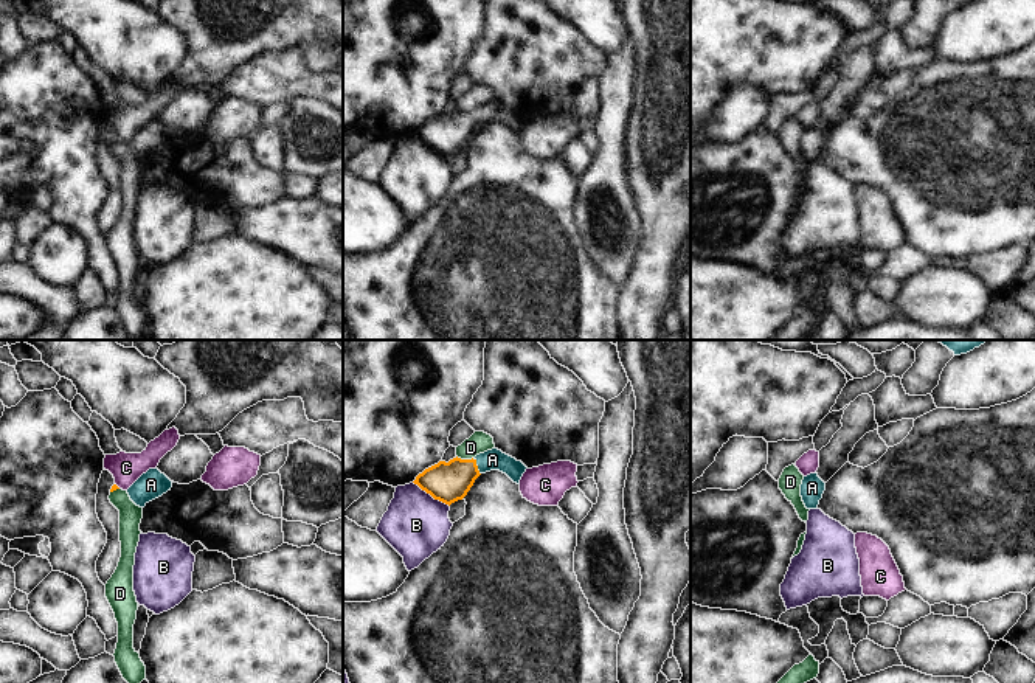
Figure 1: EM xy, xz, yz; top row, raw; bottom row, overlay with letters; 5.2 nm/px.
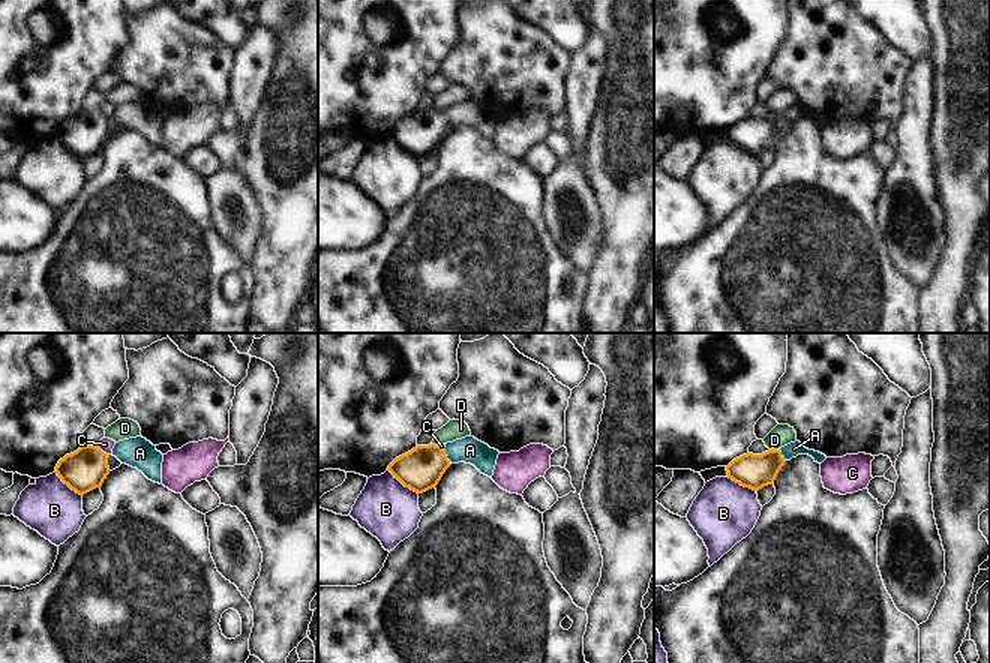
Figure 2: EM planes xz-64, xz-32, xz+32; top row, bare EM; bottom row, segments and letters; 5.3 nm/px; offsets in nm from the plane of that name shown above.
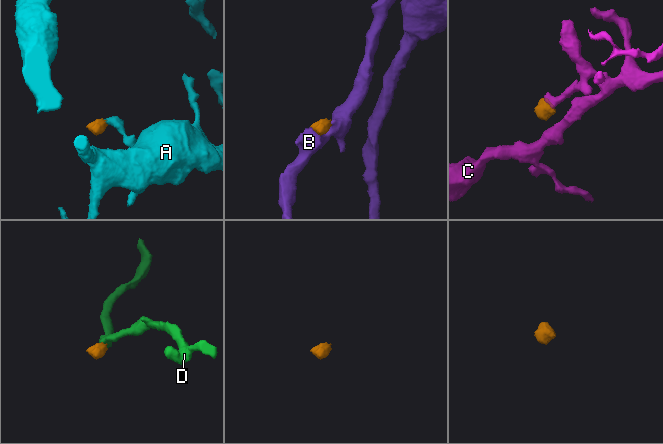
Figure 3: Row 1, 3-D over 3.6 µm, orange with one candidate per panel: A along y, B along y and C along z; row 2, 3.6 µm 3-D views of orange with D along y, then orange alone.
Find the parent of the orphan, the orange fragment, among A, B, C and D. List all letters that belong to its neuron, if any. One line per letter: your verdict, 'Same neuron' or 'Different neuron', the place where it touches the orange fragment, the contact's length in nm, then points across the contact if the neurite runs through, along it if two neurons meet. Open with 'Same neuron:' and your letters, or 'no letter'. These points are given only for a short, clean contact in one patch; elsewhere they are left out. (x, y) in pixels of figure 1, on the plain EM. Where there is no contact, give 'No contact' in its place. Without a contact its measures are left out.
Same neuron: A
A: Same neuron. Touches orange at xz (477, 118). Shared border 100 nm. Path across: xz (449, 134), (477, 118), (492, 112)
B: Different neuron. Touches orange at xz (432, 148). Shared border 240 nm. Boundary: xz (413, 134), (449, 159)
C: Different neuron. Touches orange at xy (117, 138). Shared border 40 nm. Boundary: xy (115, 135), (120, 140)
D: Different neuron. Touches orange at xz (464, 112). Shared border 90 nm. Boundary: xz (456, 107), (472, 110)

